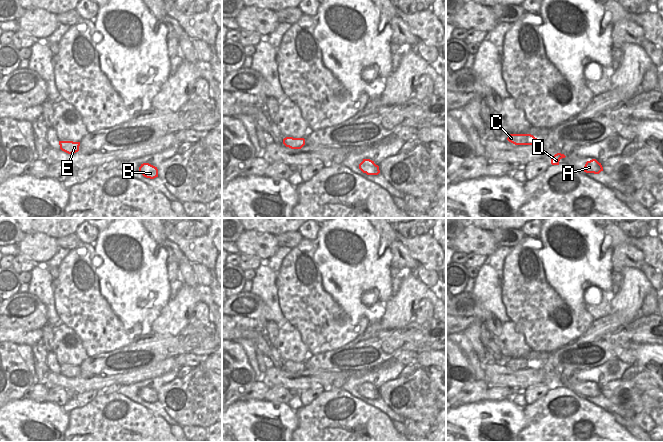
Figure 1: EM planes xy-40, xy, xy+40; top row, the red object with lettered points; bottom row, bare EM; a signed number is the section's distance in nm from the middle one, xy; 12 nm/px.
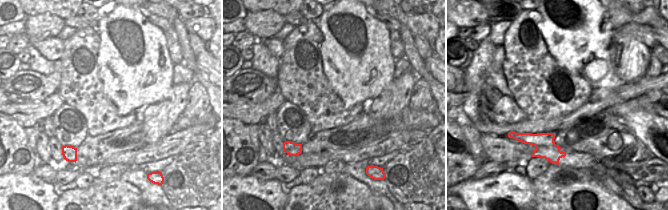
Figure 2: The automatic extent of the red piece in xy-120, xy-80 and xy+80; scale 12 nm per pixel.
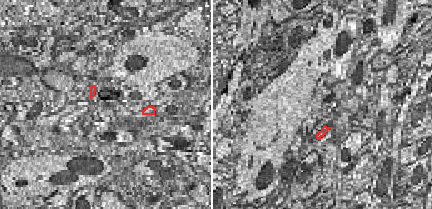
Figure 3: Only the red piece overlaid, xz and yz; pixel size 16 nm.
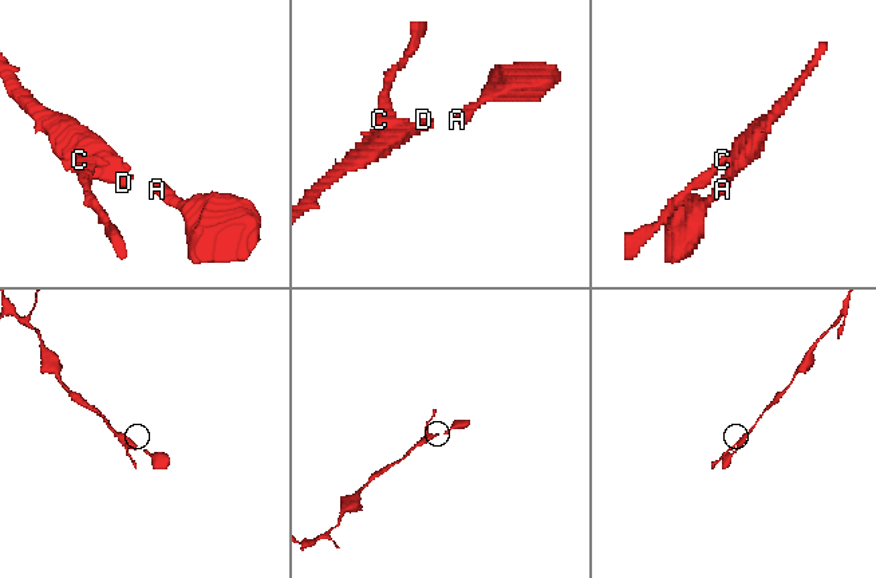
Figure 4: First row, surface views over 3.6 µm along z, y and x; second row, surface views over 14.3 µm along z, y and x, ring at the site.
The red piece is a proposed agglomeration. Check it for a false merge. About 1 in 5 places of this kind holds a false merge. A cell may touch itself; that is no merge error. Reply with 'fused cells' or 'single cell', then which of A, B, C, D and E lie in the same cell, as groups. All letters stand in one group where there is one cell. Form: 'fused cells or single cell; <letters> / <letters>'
single cell; A B C D E

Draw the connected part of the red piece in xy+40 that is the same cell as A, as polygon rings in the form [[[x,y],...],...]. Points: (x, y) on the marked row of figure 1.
[[[592,159],[586,162],[583,170],[586,173],[599,174],[601,171],[603,171],[603,167],[596,159]]]

